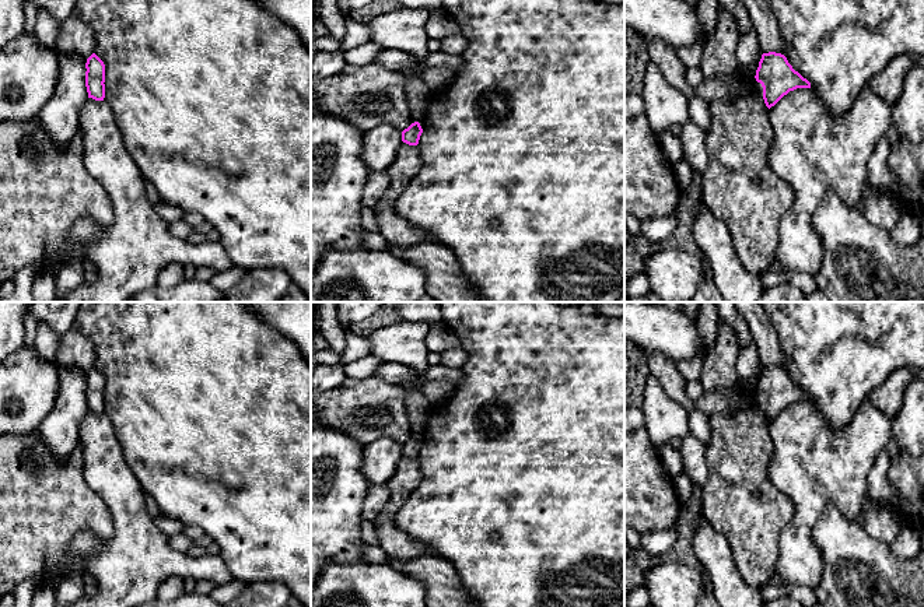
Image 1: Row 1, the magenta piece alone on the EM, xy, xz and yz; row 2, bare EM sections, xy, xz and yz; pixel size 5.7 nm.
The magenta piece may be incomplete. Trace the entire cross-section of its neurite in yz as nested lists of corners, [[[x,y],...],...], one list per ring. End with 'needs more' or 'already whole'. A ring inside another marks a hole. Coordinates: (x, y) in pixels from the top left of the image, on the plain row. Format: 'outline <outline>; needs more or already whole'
outline [[[763,366],[755,389],[763,400],[763,413],[770,422],[784,408],[797,401],[811,401],[811,396],[792,382],[781,366]]]; already whole

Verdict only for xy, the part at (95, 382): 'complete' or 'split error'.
complete

